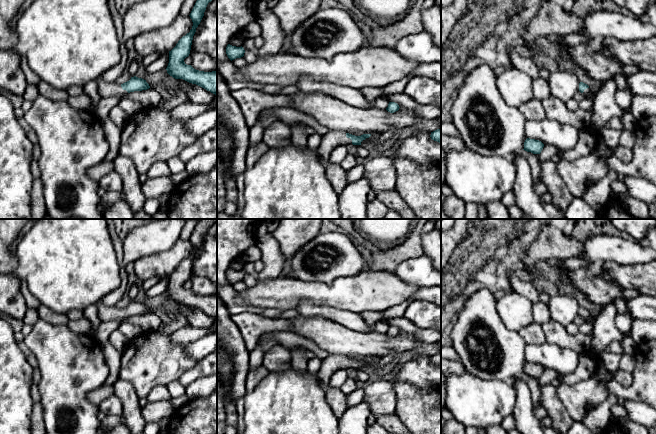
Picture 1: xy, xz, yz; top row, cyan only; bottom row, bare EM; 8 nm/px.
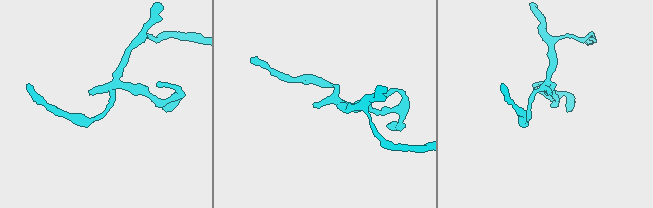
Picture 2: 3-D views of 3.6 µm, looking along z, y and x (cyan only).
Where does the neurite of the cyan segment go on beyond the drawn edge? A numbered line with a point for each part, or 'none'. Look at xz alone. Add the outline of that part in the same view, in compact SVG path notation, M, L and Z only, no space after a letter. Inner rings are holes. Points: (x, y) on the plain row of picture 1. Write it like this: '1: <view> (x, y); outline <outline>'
1: xz (331, 363); outline M328 355L322 359L322 365L317 373L317 379L324 389L327 389L329 387L331 376L340 368L352 368L352 364L346 361L345 356Z

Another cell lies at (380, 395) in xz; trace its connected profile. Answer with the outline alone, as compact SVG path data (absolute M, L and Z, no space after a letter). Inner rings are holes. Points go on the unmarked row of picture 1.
M380 378L367 385L363 390L363 401L369 404L373 415L395 414L397 398L393 383Z

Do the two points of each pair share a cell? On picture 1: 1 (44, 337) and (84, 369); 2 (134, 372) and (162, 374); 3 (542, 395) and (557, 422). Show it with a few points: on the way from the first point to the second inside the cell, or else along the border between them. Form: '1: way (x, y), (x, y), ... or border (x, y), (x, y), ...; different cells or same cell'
1: way (54, 347), (74, 365); same cell
2: way (141, 370), (155, 370); same cell
3: way (549, 402), (555, 408), (557, 415); same cell

